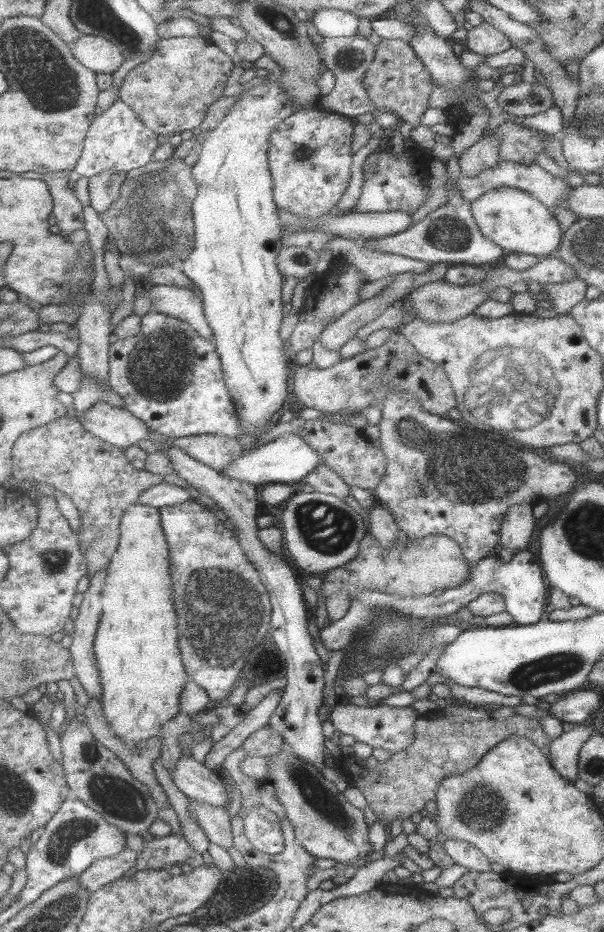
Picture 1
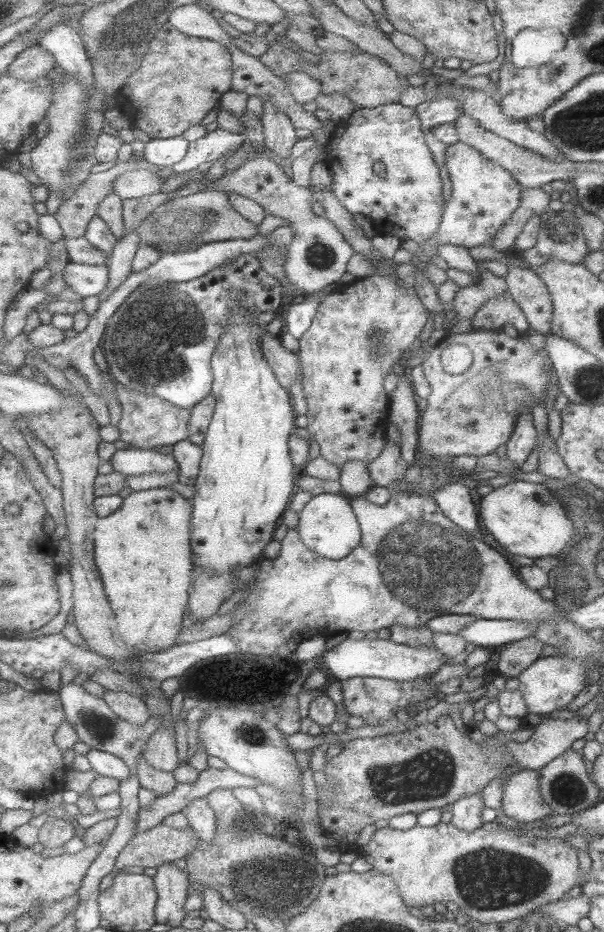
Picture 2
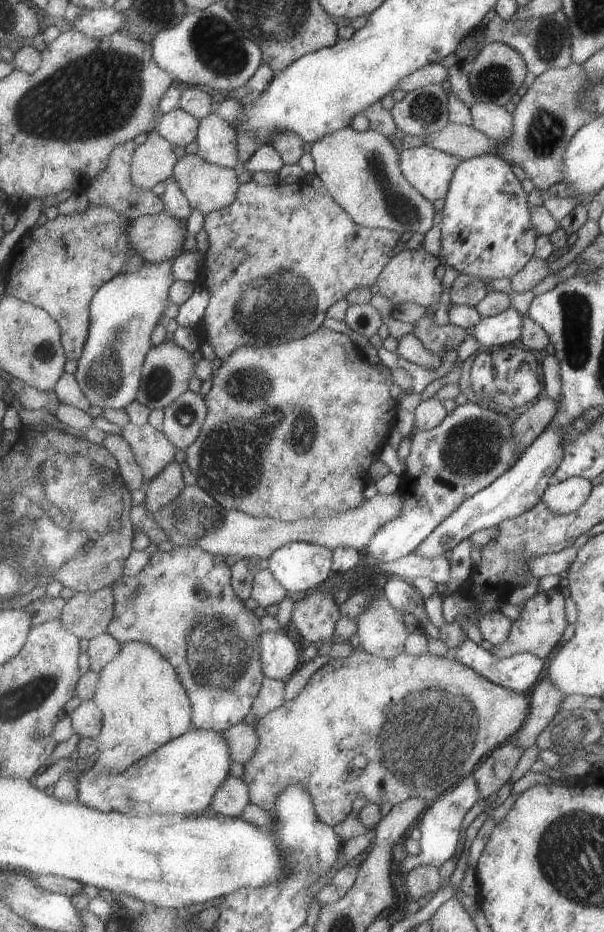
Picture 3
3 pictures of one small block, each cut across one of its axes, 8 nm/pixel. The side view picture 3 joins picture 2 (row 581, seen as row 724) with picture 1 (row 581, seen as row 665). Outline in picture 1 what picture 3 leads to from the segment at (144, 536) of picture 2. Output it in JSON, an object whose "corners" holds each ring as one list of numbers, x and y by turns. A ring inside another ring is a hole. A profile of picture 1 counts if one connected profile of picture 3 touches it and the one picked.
{"corners":[[146,504,135,505,126,515,122,523,122,542,118,552,114,555,113,561,109,566,109,578,106,589,103,592,105,614,102,618,100,630,96,641,96,652,99,658,99,664,102,674,102,684,104,684,104,708,106,708,105,716,111,723,114,732,120,738,126,740,126,744,130,746,140,746,142,742,150,740,150,738,160,737,162,728,166,727,171,721,174,721,180,714,182,714,182,695,192,680,191,674,185,663,185,656,181,649,181,628,180,620,178,620,178,612,176,612,176,602,174,602,174,580,172,580,172,548,170,546,165,524,163,523,162,510,154,506,147,506]]}

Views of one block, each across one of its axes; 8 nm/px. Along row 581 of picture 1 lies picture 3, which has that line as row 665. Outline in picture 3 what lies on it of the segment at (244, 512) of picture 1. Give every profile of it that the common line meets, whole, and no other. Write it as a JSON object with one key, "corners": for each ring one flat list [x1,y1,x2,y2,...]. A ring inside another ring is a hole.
{"corners":[[284,629,277,632,264,632,261,635,261,646,267,677,287,681,301,669,304,651]]}

